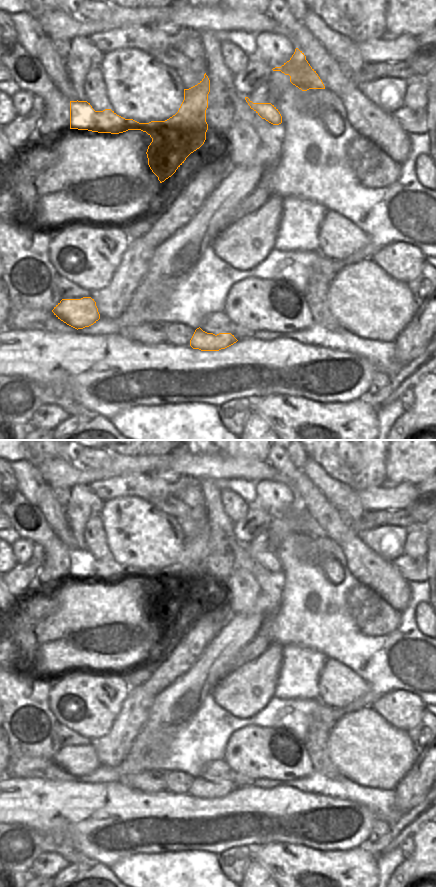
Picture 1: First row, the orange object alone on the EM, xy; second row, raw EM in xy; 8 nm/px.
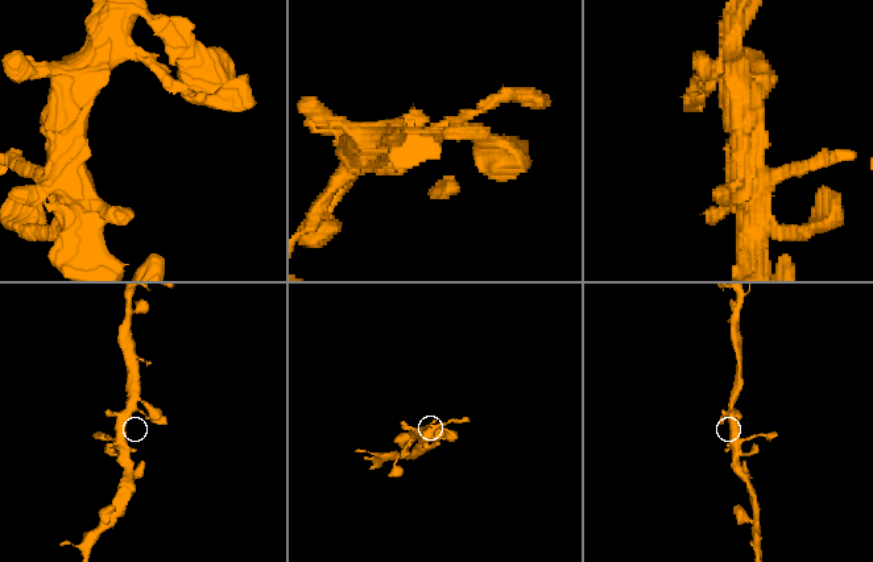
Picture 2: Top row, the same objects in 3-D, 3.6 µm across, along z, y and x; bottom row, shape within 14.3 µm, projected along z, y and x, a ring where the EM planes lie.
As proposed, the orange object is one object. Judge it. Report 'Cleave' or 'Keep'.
Keep.

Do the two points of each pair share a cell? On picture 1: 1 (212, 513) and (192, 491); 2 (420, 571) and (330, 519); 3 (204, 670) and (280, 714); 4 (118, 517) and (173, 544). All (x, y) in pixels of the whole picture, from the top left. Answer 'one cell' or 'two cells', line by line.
1: one cell
2: two cells
3: two cells
4: one cell

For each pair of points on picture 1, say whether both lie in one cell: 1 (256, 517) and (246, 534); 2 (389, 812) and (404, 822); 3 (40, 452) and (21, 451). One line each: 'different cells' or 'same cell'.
1: same cell
2: different cells
3: different cells

